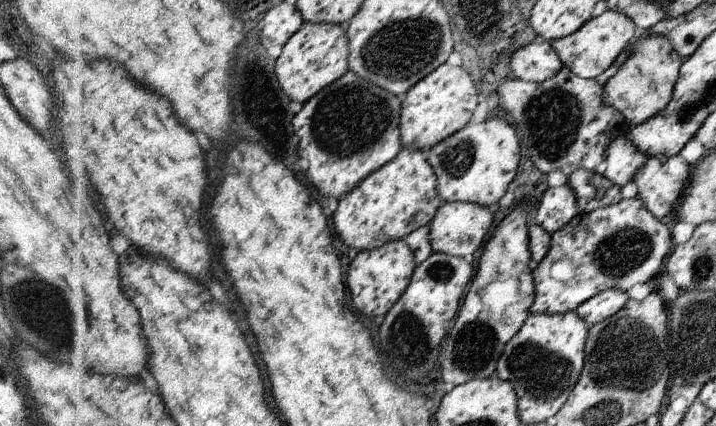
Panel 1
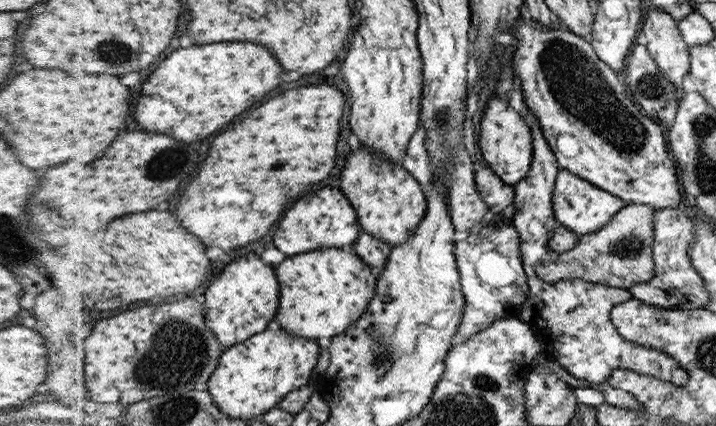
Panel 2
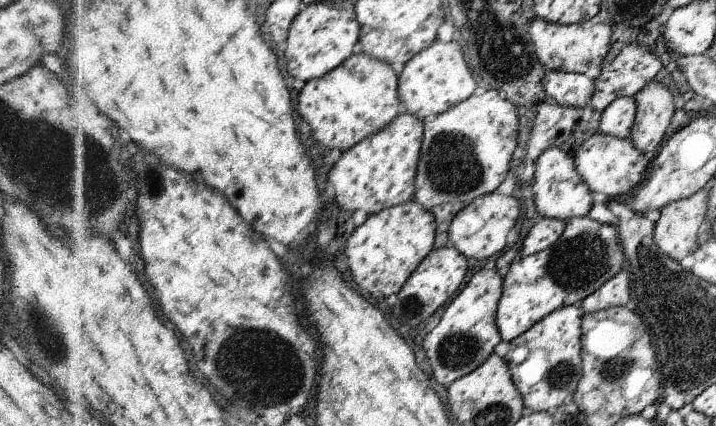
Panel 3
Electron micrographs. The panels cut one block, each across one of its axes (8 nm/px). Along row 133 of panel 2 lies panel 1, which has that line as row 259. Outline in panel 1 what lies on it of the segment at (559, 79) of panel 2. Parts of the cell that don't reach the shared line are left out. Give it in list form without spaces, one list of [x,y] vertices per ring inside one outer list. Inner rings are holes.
[[[636,196],[622,199],[618,204],[597,208],[588,214],[578,213],[568,225],[552,234],[552,244],[545,260],[533,269],[536,294],[532,306],[534,314],[564,314],[575,311],[583,302],[605,290],[624,290],[632,288],[638,282],[648,282],[654,278],[664,262],[664,256],[670,252],[672,236],[670,230],[662,224]]]

